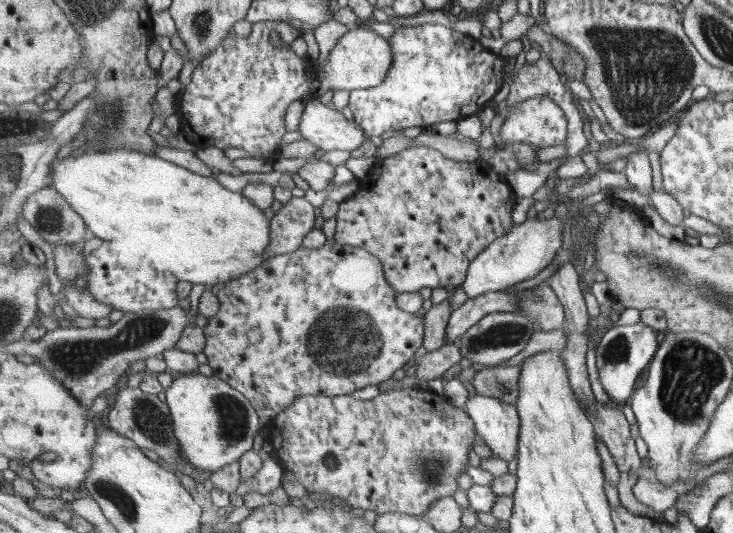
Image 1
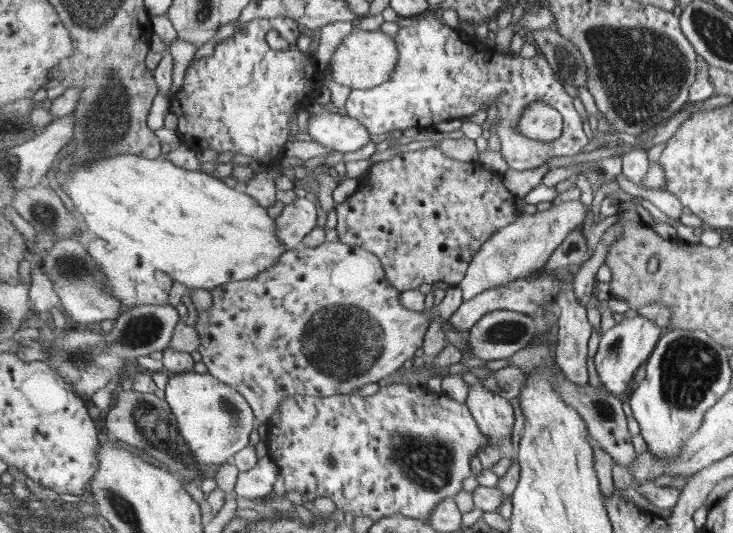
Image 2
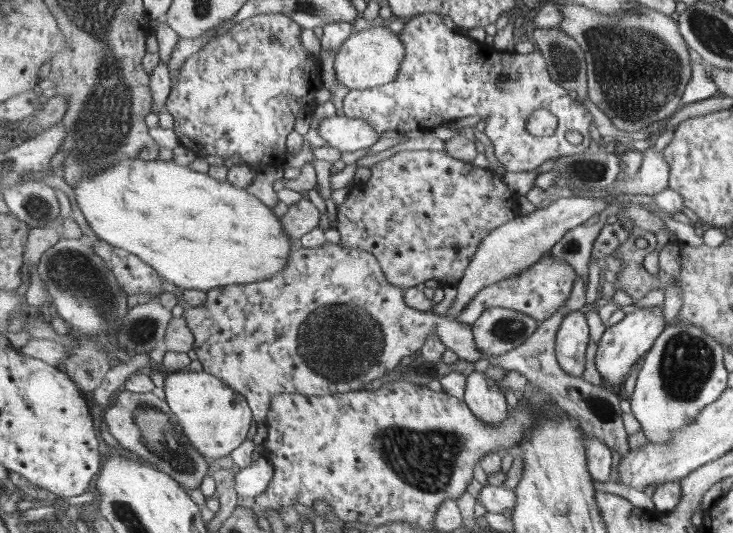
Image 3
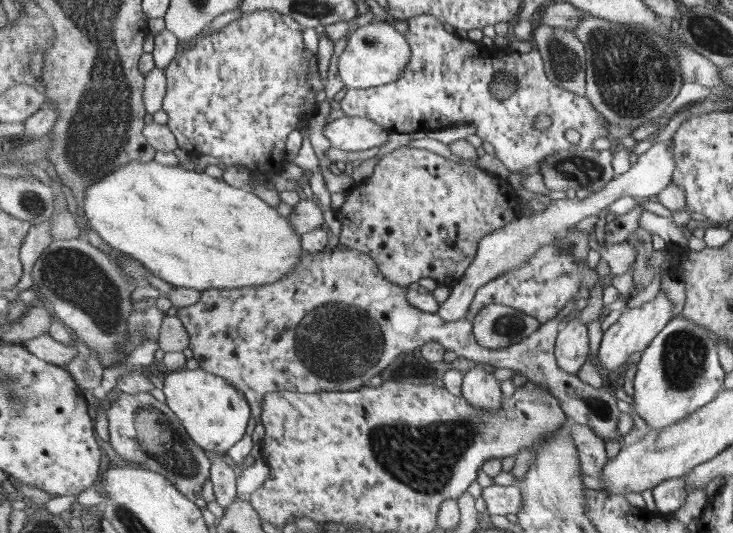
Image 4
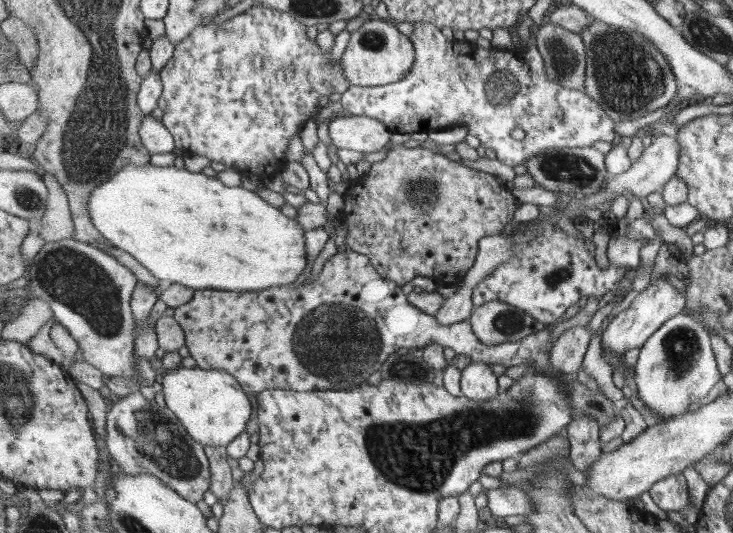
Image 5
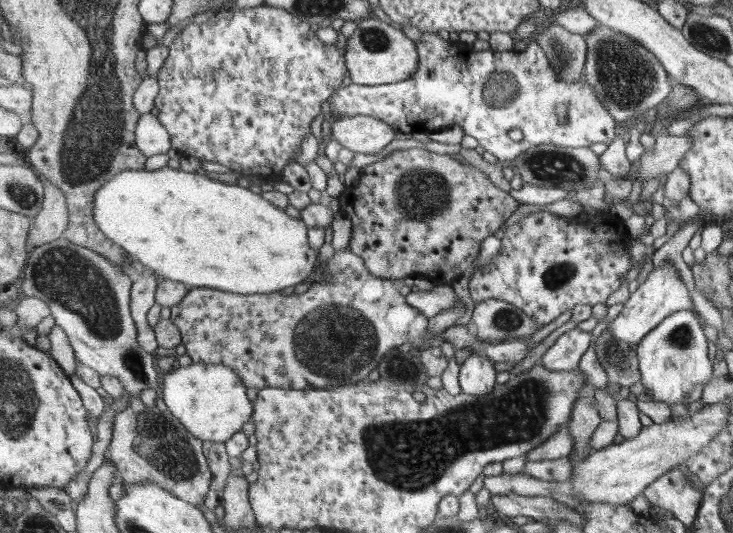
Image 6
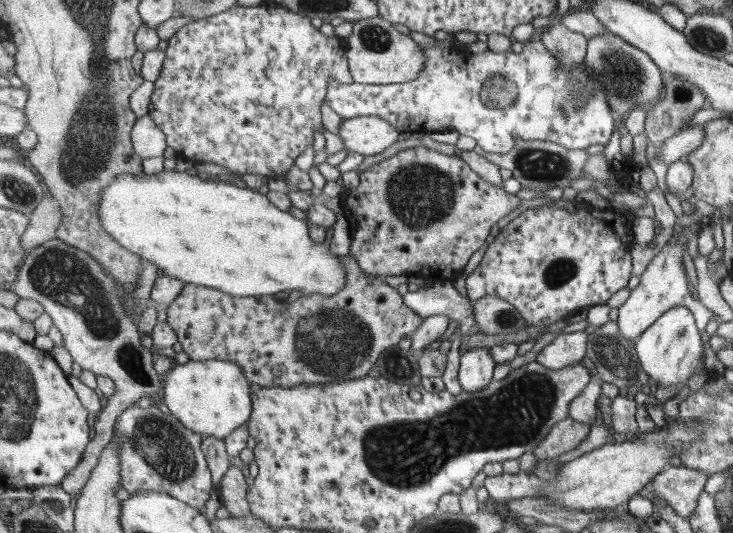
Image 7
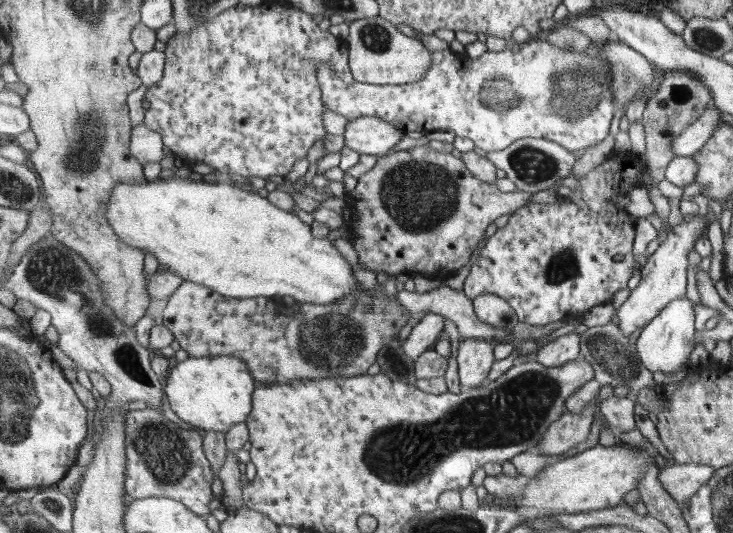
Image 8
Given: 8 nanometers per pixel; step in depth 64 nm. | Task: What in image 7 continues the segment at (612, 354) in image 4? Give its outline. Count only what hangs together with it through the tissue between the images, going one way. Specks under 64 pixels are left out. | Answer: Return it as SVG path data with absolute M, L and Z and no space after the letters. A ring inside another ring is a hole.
M687 241L685 243L667 242L662 250L652 258L645 272L641 275L640 284L630 291L628 299L618 309L617 321L623 337L636 342L647 328L663 316L663 313L679 305L685 305L695 313L695 324L699 328L703 343L709 337L705 336L708 335L705 328L711 322L711 318L715 318L714 312L710 311L700 299L693 299L689 293L689 280L687 280L685 262L683 262L685 248L687 248Z

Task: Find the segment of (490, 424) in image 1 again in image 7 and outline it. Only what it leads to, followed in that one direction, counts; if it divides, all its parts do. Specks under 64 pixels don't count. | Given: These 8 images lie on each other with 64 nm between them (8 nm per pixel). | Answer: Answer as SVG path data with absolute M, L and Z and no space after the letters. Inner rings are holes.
M489 347L468 349L461 357L459 380L465 391L477 392L493 381L493 370L498 363L493 360Z

